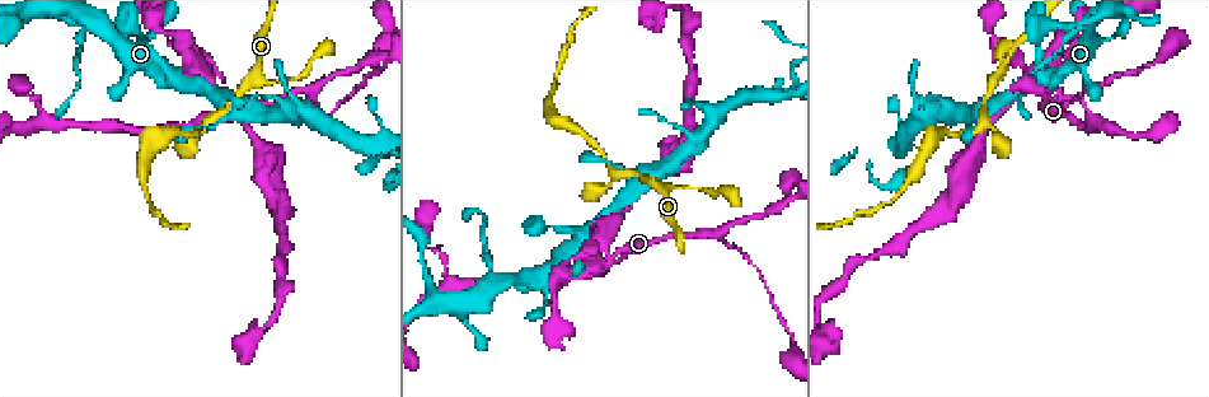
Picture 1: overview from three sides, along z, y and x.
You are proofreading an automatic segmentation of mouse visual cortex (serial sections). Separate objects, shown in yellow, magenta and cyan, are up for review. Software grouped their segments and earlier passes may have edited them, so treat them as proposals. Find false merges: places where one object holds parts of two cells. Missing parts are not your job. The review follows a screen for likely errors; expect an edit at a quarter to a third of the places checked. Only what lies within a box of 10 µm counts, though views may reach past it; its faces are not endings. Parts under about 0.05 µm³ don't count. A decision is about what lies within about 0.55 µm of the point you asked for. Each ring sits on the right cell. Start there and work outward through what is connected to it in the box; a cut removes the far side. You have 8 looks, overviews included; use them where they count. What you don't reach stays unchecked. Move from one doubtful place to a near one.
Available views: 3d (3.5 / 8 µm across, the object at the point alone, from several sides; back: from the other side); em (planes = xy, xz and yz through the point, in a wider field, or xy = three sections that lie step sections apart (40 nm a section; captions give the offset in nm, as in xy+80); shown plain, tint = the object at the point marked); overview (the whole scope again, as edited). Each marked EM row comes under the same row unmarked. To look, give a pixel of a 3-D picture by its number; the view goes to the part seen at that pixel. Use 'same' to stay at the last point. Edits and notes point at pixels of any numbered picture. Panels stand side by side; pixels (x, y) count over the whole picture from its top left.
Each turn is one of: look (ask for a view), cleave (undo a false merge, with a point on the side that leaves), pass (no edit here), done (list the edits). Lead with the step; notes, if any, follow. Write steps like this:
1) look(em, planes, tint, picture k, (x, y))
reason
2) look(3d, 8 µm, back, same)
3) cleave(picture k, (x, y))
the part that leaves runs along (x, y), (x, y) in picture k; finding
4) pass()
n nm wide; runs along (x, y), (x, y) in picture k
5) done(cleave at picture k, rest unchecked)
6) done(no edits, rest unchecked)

look(3d, 3.5 µm, picture 1, (1091, 28))
three-way junction

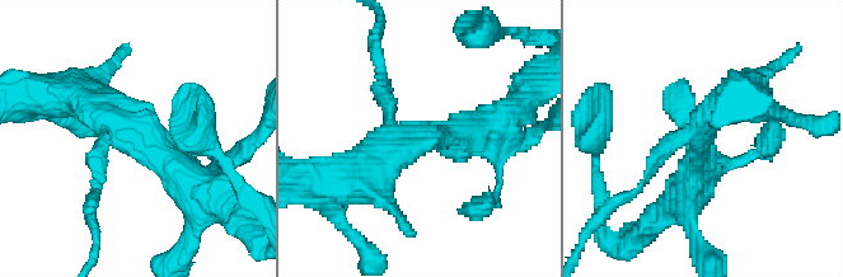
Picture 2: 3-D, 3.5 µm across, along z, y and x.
look(em, xy, step 2, tint, picture 2, (701, 128))
need the tissue

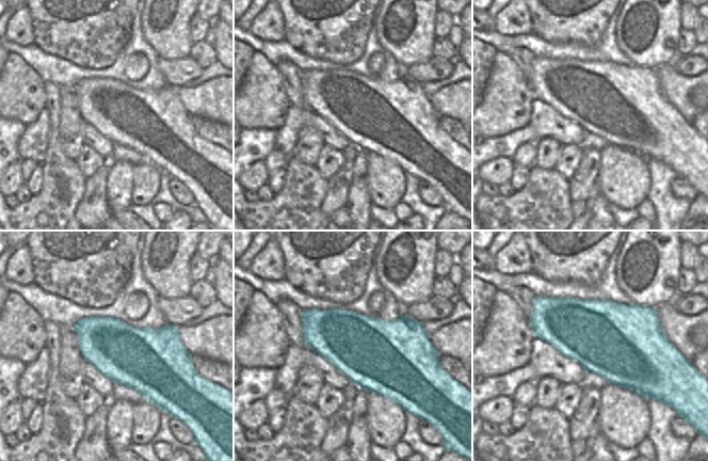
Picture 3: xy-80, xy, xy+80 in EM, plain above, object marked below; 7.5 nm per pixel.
cleave(picture 2, (652, 165))
arms of 200, 350, 450 nm; the part that leaves runs along (680, 140), (595, 222) in picture 2; two cells meet here

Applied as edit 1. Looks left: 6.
look(3d, 3.5 µm, picture 1, (198, 61))
side arm on a straight run

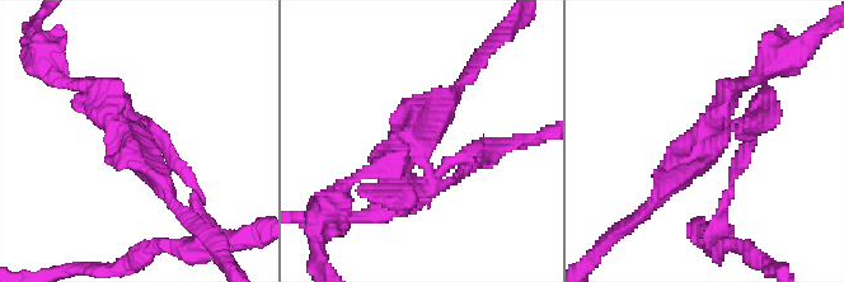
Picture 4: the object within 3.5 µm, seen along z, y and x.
look(em, xy, step 2, tint, picture 4, (133, 143))
3 arms; arms of 150, 250, 300 nm

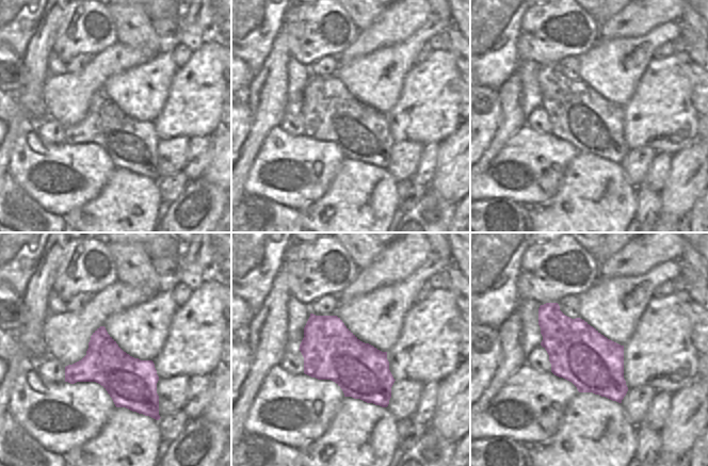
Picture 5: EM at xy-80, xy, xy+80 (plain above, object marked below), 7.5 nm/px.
cleave(picture 4, (395, 145))
the part that leaves runs along (426, 168), (417, 141), (460, 83) in picture 4; two cells meet here

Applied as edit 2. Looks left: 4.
look(3d, 3.5 µm, picture 1, (311, 91))
three-way junction

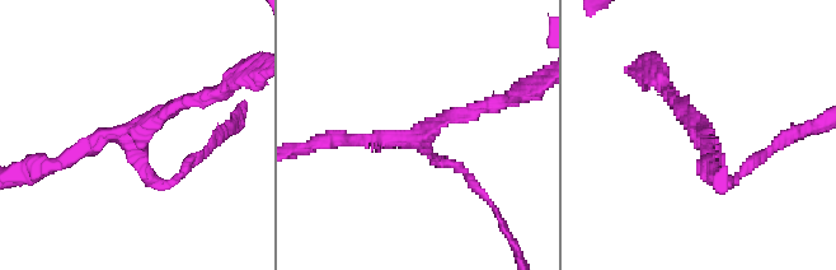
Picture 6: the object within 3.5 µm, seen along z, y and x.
look(em, xy, step 3, tint, picture 6, (131, 137))
3 arms; arms of 150, 150, 200 nm

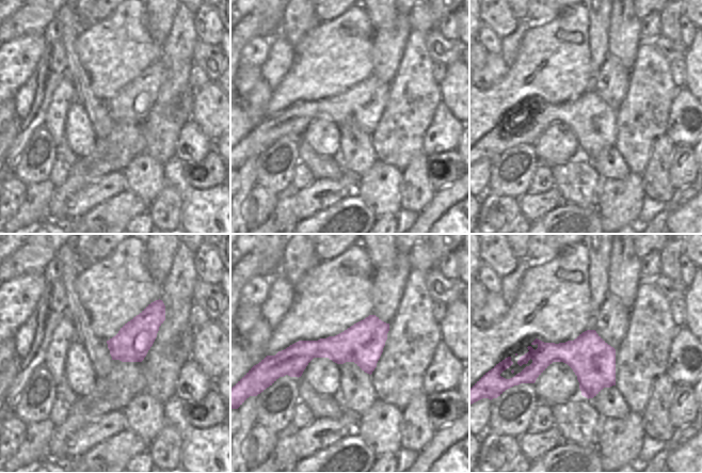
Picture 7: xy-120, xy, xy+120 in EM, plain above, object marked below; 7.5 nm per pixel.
look(em, xy, step 2, tint, same)

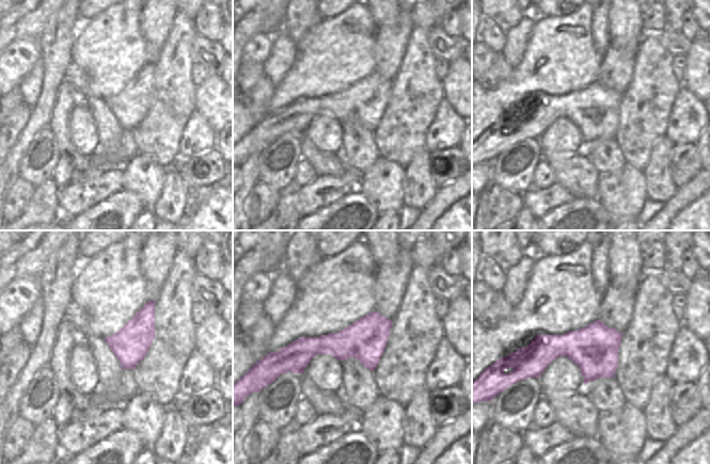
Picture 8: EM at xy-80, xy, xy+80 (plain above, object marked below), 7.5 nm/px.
pass()
runs along (389, 322), (362, 340), (282, 358) in picture 8; continuous, no second cell

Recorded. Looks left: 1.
done(cleave at picture 2, cleave at picture 4, rest unchecked)

